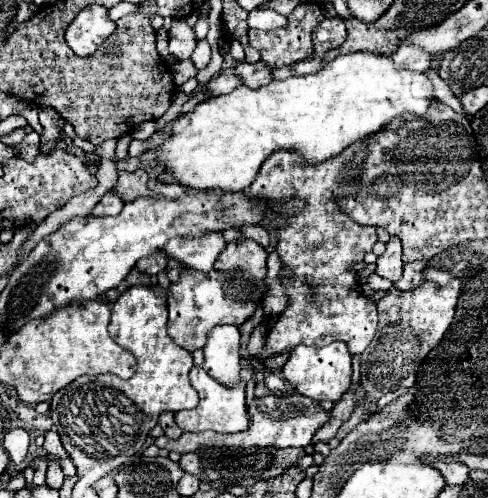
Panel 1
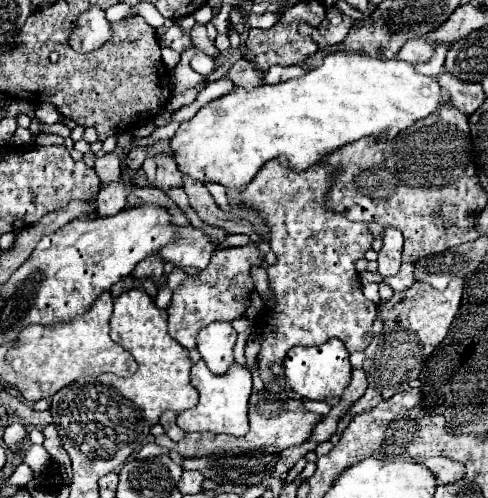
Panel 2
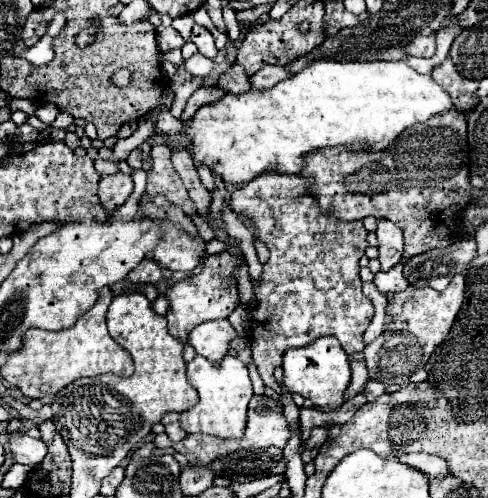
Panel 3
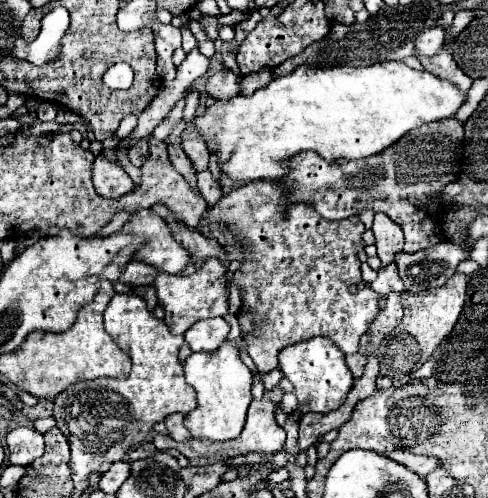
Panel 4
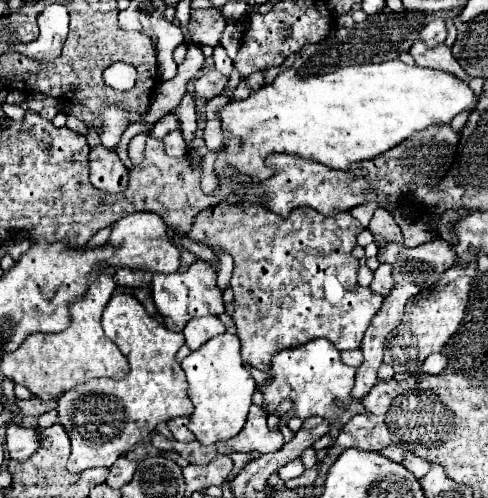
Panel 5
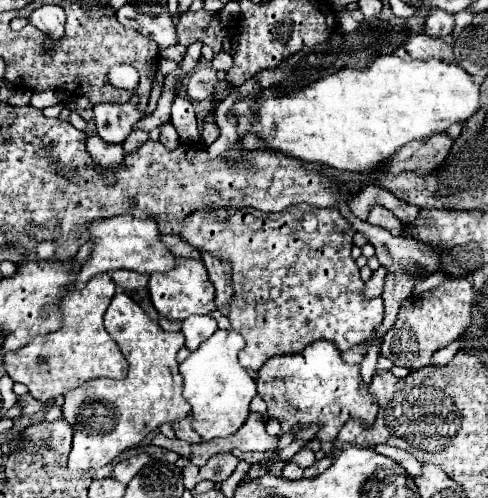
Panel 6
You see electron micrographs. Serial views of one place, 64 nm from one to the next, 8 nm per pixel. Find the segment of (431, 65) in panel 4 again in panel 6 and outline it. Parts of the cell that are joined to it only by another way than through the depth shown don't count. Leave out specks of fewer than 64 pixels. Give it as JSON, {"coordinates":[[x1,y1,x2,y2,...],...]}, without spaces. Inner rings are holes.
{"coordinates":[[424,32,410,34,408,40,404,42,404,50,412,58,438,58,438,60,454,62,452,46,448,46,446,42,442,42,438,38,432,38,432,36,424,34]]}

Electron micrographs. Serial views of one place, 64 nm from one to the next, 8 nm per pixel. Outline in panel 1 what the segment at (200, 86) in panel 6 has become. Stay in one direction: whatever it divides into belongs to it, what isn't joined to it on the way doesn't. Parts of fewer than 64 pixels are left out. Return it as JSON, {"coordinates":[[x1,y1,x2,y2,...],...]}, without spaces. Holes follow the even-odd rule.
{"coordinates":[[240,62,236,68,234,68,234,74,238,78,244,80,244,86,248,88,260,88,260,86,266,86,272,82,272,76,270,76,270,68,264,64,264,62]]}

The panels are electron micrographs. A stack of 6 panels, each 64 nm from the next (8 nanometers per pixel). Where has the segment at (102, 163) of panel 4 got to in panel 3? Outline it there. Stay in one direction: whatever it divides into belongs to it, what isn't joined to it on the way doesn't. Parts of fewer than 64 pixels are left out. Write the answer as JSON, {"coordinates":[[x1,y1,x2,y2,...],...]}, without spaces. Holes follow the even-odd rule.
{"coordinates":[[116,172,110,176,100,176,98,198,104,204,104,208,108,210,108,214,112,214,116,208,120,208,126,202,126,198,132,194,132,188,134,188,132,178,122,172]]}

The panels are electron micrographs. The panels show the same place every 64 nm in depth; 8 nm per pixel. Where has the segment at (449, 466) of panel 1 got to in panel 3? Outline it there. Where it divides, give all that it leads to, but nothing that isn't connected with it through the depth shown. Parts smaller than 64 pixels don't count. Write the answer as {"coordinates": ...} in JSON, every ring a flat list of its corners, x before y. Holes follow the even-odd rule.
{"coordinates":[[398,454,396,456,402,464,408,464,420,472,426,472,428,478,432,476,446,476,448,474,448,466,442,458,434,456,434,454]]}

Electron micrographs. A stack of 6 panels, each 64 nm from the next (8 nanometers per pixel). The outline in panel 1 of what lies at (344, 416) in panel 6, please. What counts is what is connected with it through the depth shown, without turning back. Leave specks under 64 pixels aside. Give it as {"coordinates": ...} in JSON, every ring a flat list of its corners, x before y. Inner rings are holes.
{"coordinates":[[332,342,322,348,308,348,308,346,296,346,292,348,288,362,282,368,284,380,294,386,296,392,312,398,312,400,332,400,338,402,342,394,350,388,352,378,352,366,350,366,350,352,344,342]]}

